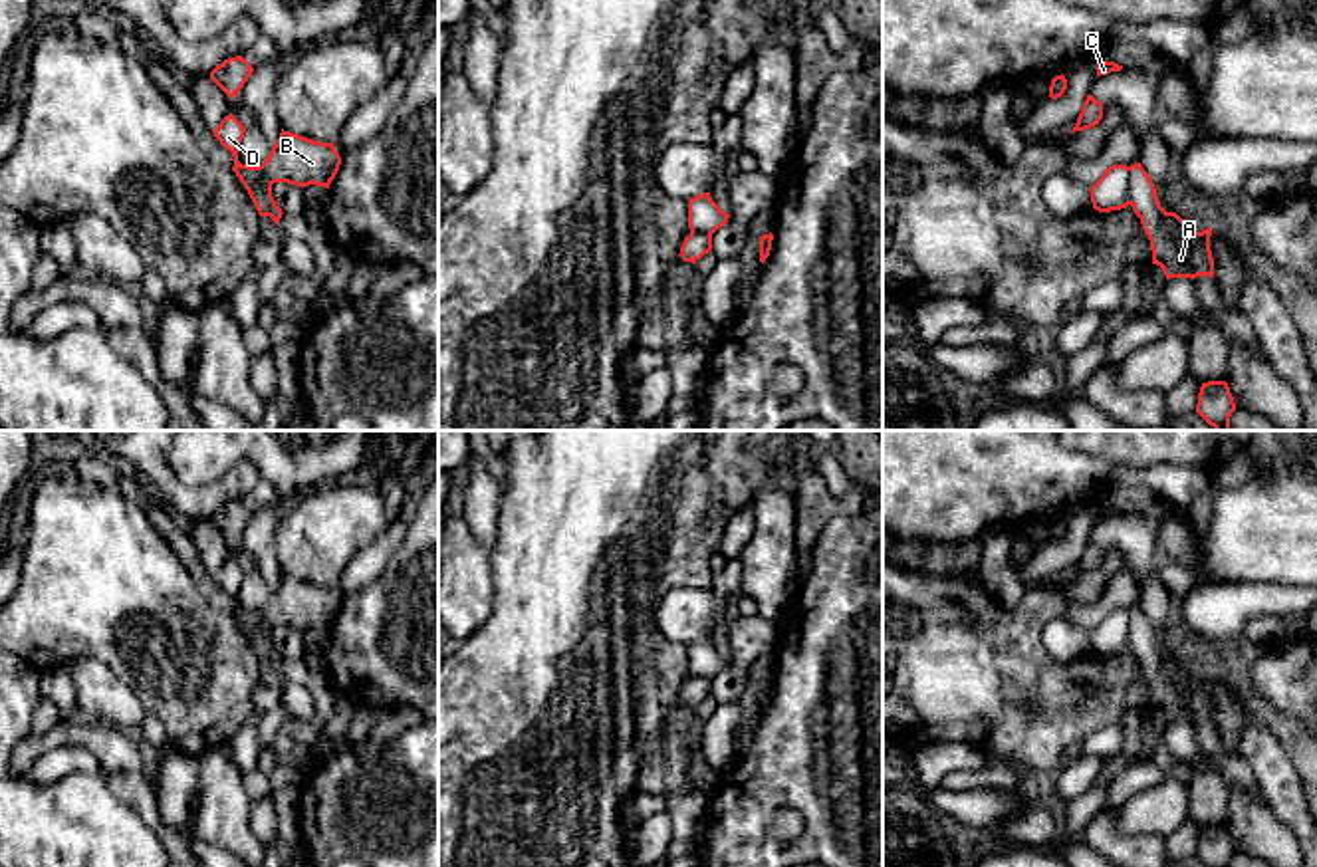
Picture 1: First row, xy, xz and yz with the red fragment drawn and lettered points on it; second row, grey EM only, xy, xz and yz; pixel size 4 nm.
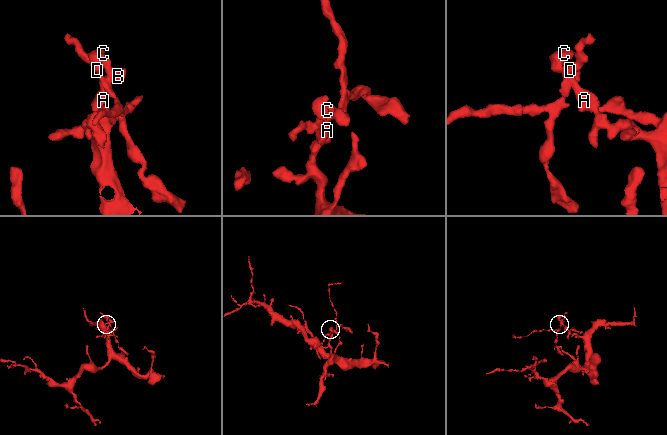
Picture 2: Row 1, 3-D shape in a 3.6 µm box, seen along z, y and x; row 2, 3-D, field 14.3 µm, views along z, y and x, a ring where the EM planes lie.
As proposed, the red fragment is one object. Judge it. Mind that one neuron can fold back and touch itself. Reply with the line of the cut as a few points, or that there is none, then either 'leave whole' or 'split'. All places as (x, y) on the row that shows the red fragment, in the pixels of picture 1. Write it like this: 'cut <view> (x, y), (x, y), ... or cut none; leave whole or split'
cut xy (254, 167), (256, 183), (270, 185); split

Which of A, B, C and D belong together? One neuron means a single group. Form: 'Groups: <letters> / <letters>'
Groups: A B C / D

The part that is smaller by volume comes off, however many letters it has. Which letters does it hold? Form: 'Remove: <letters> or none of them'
Remove: D

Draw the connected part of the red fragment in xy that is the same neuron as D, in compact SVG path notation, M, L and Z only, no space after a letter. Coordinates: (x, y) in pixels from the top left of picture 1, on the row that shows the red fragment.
M230 113L220 121L220 125L212 133L220 141L220 145L232 153L232 157L234 157L232 171L236 173L236 177L240 179L240 183L248 190L258 214L270 216L280 226L280 218L284 212L272 196L272 185L262 183L256 188L254 186L258 181L256 167L242 165L238 161L238 149L240 149L240 143L244 139L244 131L246 131L244 125Z

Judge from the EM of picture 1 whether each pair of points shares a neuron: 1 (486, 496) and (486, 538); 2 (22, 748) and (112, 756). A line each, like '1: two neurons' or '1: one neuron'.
1: one neuron
2: one neuron

